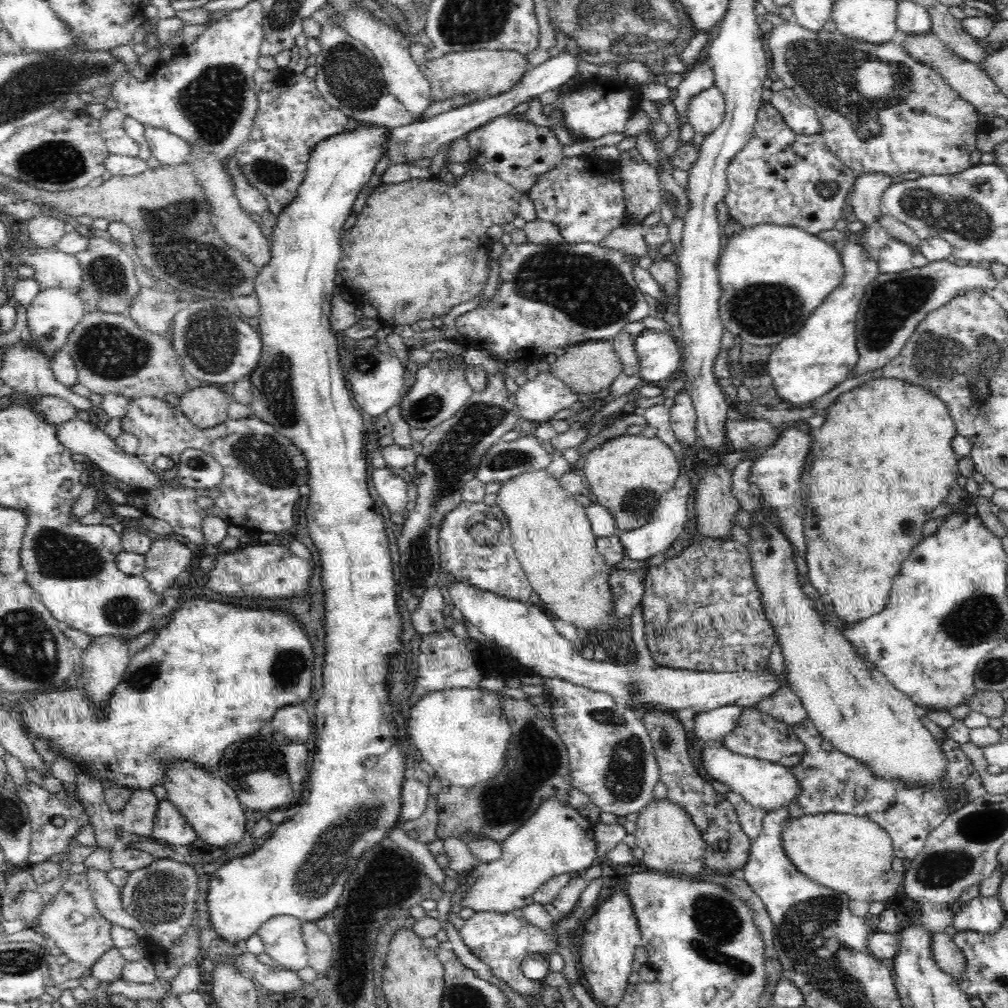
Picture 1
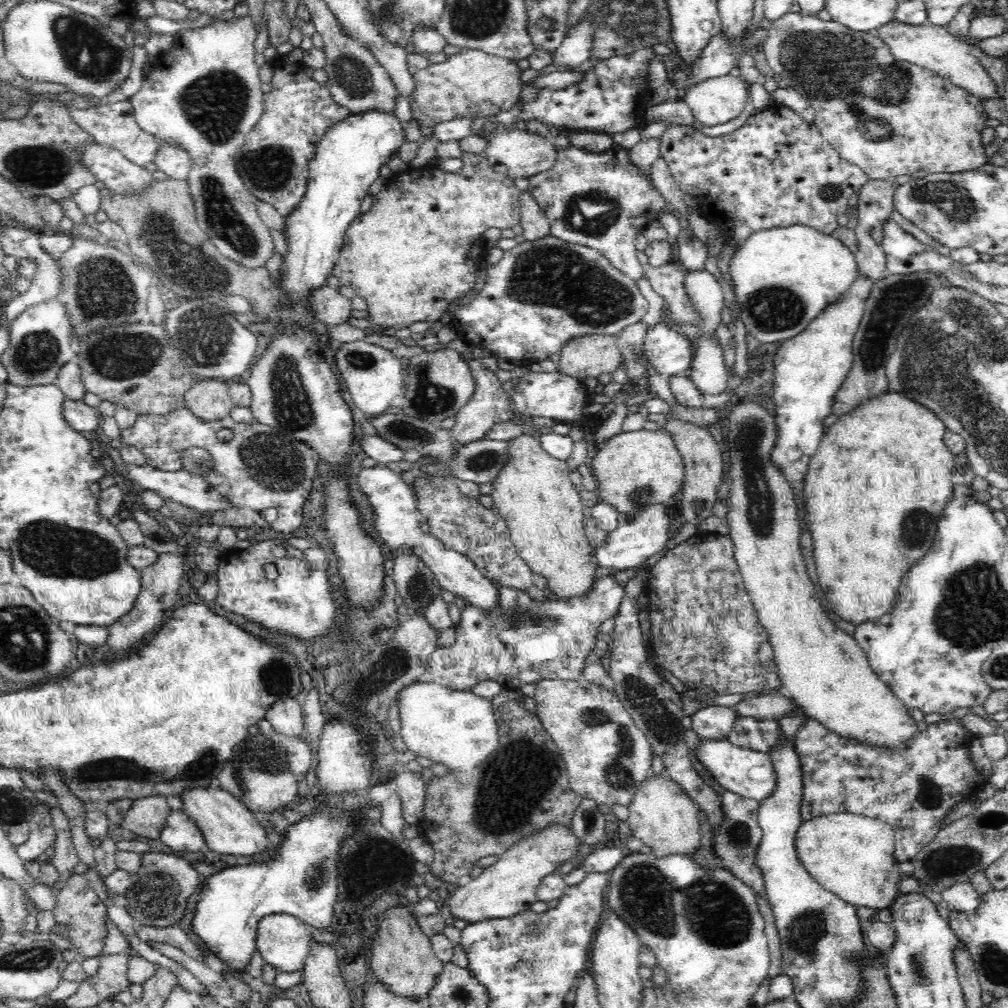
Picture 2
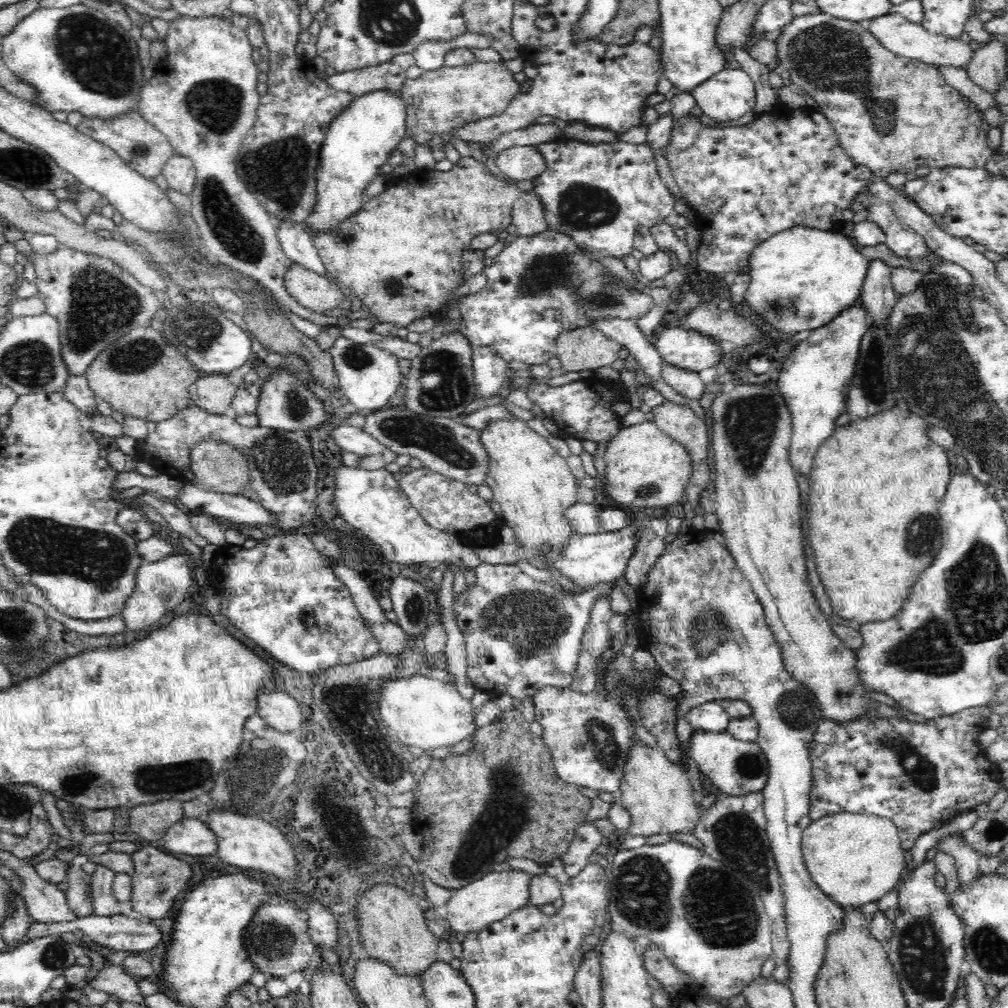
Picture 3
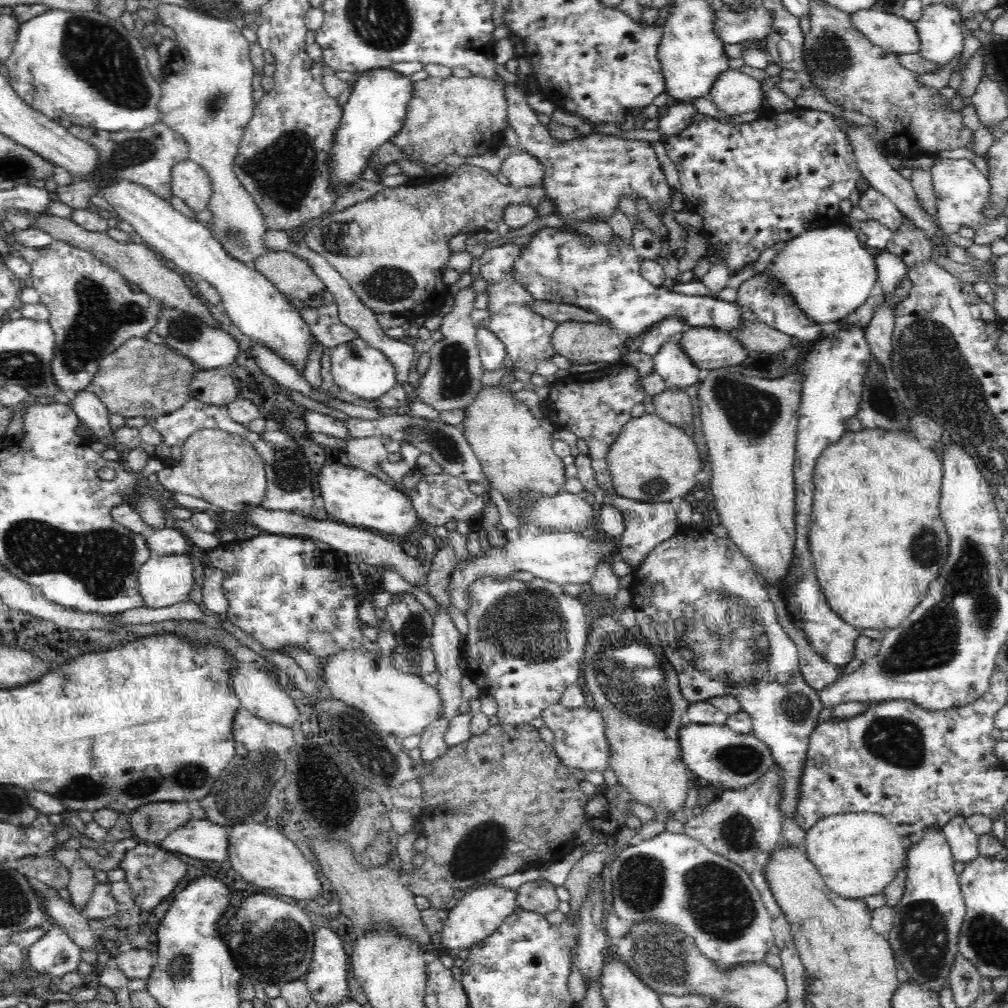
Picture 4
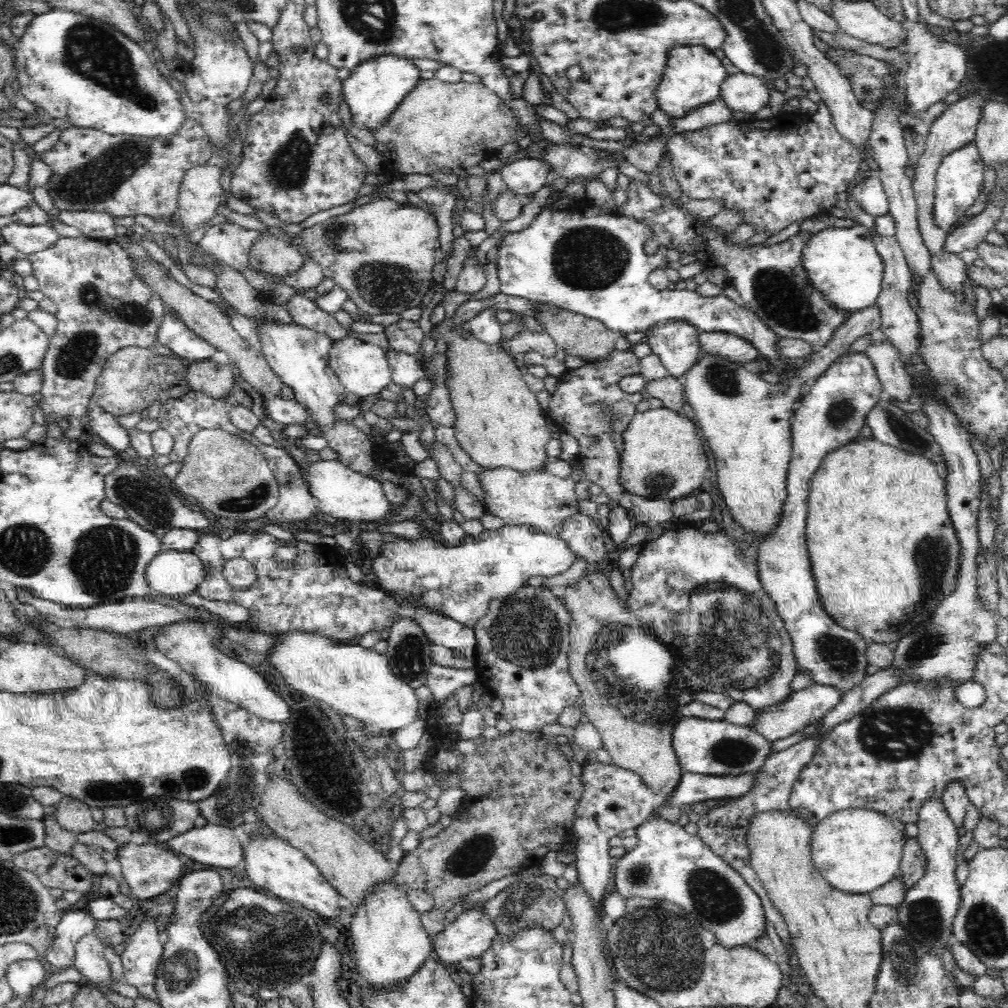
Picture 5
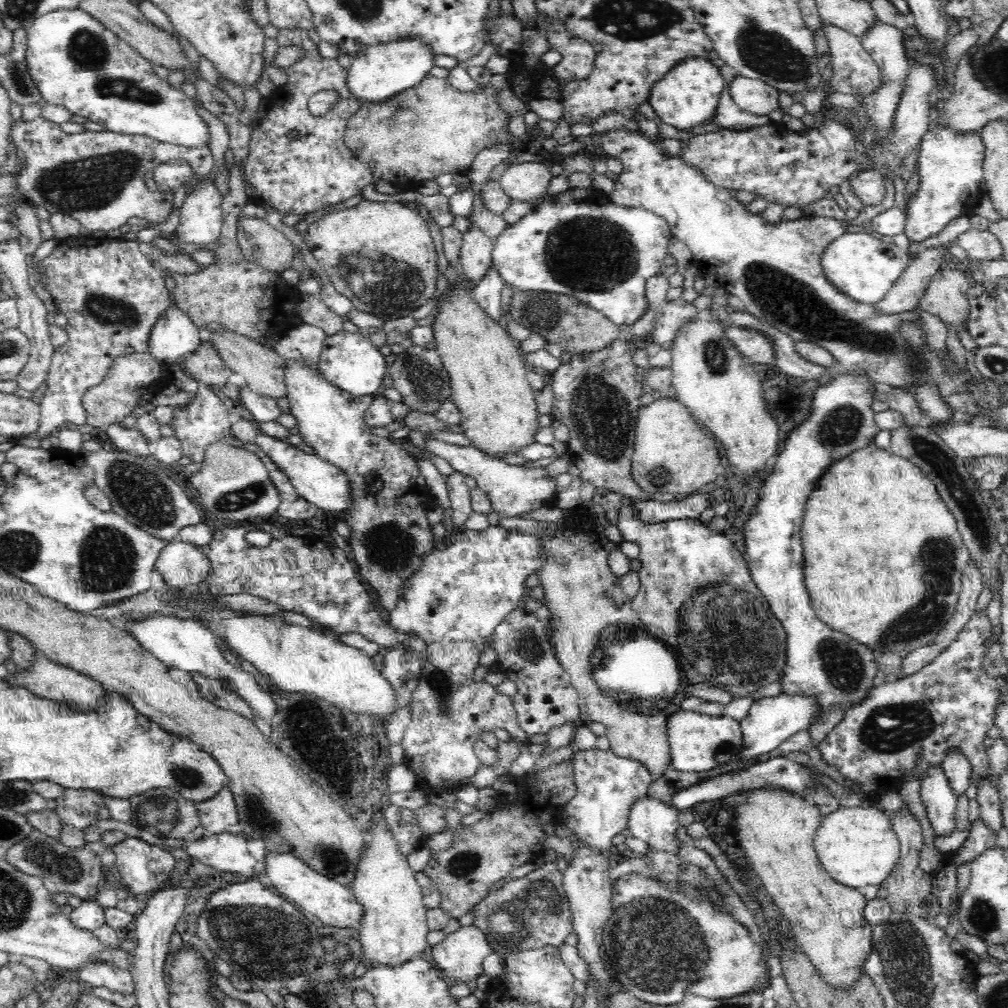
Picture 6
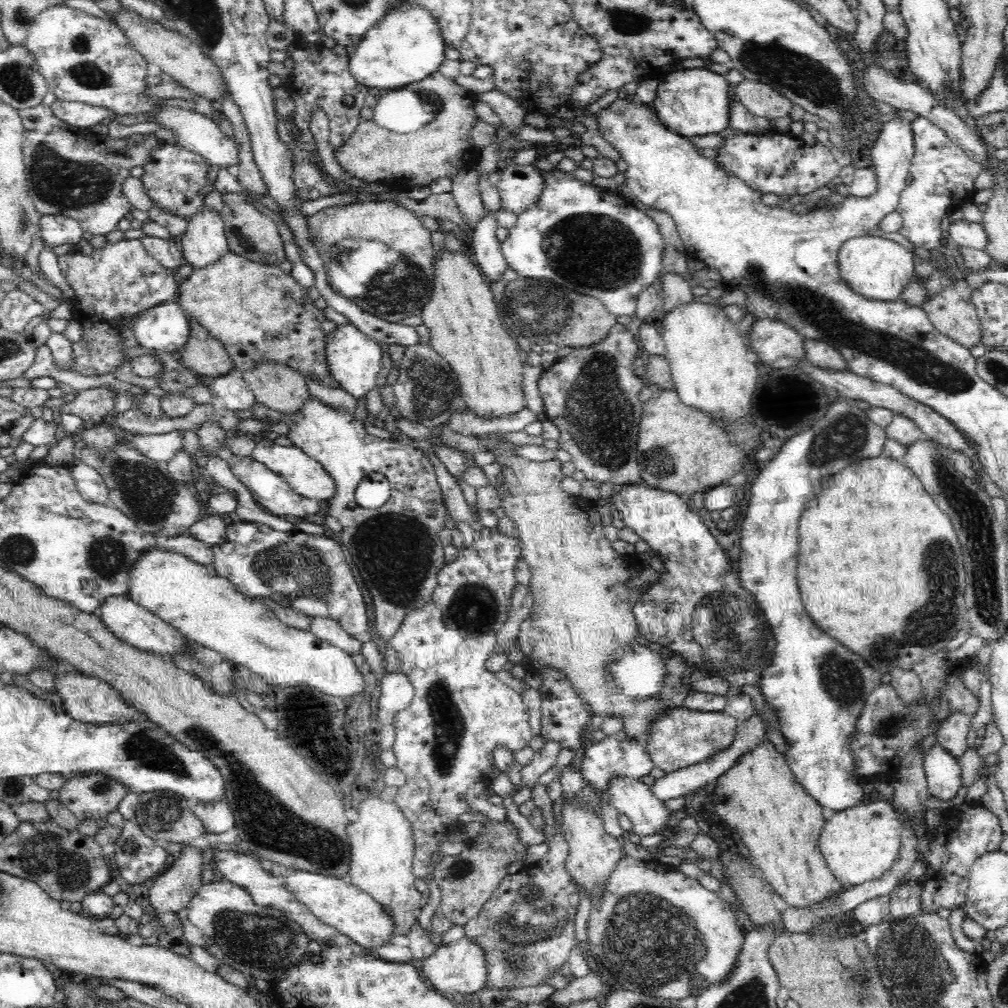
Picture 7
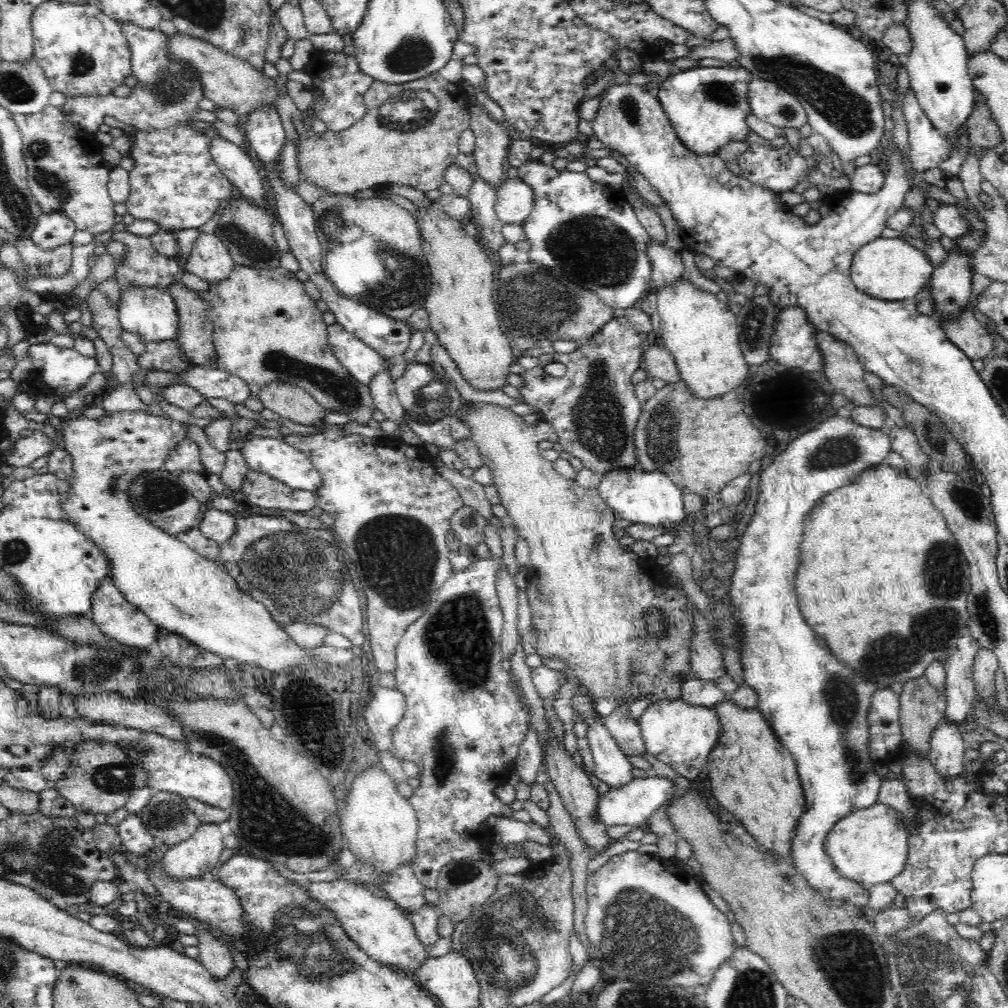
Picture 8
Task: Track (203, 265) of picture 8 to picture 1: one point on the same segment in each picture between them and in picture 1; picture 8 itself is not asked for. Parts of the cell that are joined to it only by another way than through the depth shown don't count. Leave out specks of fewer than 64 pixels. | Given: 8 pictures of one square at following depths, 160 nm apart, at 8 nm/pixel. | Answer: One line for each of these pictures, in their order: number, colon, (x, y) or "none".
1: (167, 148)
2: (173, 161)
3: (179, 171)
4: (189, 182)
5: (200, 193)
6: (200, 222)
7: (204, 241)

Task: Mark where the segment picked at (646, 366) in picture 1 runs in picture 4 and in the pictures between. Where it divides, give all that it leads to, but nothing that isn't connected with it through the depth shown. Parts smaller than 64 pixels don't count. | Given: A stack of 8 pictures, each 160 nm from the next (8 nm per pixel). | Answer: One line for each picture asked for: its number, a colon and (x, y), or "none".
2: (669, 352)
3: (688, 349)
4: (709, 349)

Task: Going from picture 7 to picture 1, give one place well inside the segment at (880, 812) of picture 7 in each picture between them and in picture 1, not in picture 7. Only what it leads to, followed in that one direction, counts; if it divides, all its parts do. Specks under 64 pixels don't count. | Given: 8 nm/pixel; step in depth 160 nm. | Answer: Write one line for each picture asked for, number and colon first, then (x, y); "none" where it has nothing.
1: (852, 855)
2: (852, 856)
3: (854, 859)
4: (858, 855)
5: (857, 851)
6: (857, 847)

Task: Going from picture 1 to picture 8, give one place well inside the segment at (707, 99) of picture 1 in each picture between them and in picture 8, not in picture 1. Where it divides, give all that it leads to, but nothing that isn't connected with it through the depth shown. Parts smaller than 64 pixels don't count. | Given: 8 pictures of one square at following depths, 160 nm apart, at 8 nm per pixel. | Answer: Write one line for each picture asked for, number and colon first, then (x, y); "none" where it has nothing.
2: (717, 100)
3: (729, 94)
4: (733, 92)
5: (742, 93)
6: (755, 96)
7: (760, 99)
8: (768, 101)

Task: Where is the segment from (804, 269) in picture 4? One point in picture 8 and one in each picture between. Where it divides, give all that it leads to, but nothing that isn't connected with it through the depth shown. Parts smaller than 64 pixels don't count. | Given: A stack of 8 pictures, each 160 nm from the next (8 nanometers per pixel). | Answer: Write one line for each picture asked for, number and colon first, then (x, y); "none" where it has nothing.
5: (843, 263)
6: (864, 268)
7: (875, 268)
8: (891, 269)

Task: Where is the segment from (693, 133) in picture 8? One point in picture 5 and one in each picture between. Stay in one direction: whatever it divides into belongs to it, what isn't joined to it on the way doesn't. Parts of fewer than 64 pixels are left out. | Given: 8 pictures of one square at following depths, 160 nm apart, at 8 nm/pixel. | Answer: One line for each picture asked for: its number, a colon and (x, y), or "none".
5: (693, 75)
6: (688, 95)
7: (691, 102)

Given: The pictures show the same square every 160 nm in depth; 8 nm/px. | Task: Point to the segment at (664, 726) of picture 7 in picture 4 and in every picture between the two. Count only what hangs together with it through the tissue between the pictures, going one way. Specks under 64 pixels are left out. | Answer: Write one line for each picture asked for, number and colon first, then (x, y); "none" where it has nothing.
4: (715, 753)
5: (705, 747)
6: (698, 742)

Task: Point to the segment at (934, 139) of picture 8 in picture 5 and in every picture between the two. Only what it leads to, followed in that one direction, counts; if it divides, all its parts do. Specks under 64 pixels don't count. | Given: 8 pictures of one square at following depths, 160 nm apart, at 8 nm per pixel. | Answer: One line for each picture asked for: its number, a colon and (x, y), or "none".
5: (959, 177)
6: (949, 164)
7: (943, 174)

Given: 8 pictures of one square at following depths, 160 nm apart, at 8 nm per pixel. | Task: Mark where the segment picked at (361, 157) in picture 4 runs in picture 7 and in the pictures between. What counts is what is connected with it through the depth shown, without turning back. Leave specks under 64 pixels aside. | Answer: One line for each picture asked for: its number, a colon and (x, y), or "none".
5: (374, 90)
6: (379, 73)
7: (405, 47)

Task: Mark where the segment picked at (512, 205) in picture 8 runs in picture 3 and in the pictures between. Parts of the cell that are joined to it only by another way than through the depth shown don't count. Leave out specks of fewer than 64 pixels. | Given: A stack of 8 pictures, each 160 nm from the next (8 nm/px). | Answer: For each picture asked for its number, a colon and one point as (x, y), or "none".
3: (519, 162)
4: (523, 170)
5: (527, 175)
6: (526, 181)
7: (519, 186)

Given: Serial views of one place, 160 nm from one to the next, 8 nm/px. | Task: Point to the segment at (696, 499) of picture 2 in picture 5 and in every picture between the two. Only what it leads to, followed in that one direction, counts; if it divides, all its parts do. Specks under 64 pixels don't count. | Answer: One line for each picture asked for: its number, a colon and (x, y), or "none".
3: (680, 422)
4: (674, 406)
5: (670, 390)

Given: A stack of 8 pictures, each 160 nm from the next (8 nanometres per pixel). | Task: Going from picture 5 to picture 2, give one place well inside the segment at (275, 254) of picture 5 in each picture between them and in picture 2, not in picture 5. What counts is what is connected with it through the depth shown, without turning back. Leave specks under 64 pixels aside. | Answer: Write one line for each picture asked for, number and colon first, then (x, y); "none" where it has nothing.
2: (331, 308)
3: (309, 289)
4: (292, 276)

